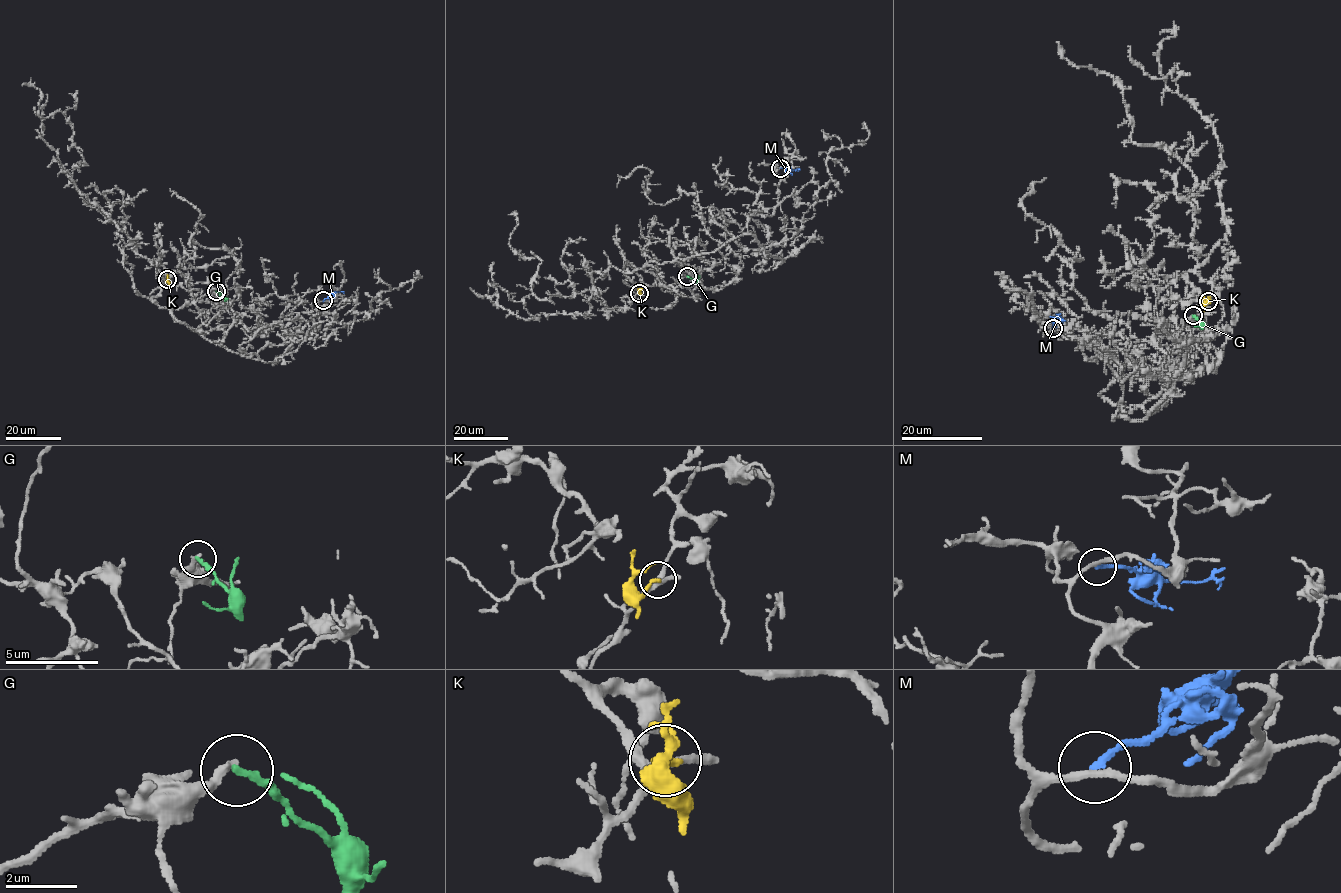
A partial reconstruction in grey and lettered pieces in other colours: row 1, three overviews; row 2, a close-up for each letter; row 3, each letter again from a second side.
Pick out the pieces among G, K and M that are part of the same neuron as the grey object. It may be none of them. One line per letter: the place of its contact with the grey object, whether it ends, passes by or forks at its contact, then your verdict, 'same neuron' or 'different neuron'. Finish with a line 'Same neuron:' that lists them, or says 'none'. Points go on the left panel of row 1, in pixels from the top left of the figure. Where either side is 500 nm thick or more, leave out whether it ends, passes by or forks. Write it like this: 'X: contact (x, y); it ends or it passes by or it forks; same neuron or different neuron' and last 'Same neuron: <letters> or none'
G: contact (216, 291); it ends; different neuron
K: contact (167, 279); it ends; different neuron
M: contact (323, 300); it ends; different neuron
Same neuron: none

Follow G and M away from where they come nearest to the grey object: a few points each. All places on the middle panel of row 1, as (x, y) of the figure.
G: (687, 276), (698, 279), (699, 275)
M: (781, 168), (799, 168)

